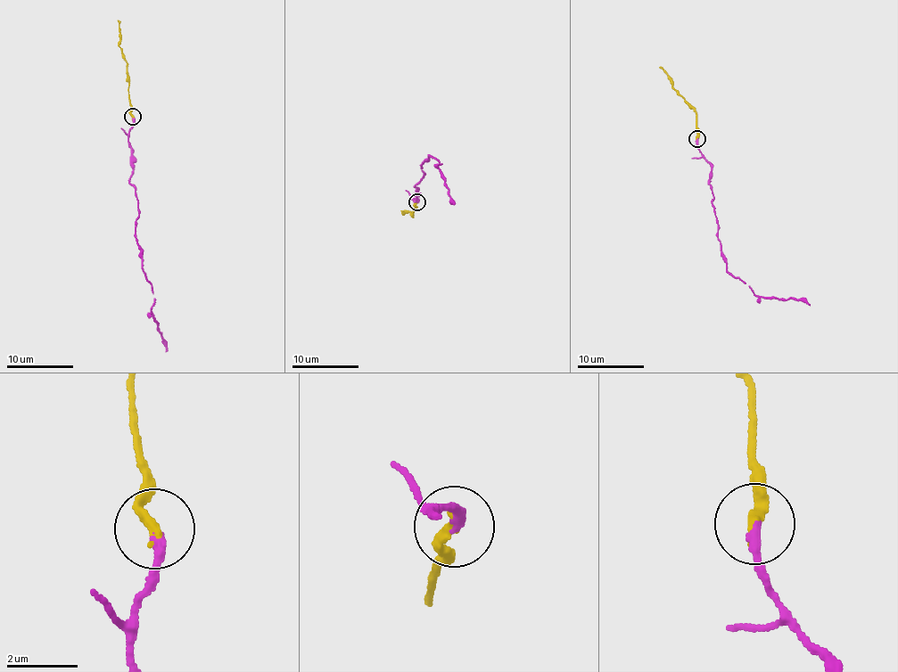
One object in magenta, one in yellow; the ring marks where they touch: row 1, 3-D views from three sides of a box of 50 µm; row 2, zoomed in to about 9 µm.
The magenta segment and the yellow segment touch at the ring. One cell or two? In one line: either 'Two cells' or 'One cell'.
One cell

